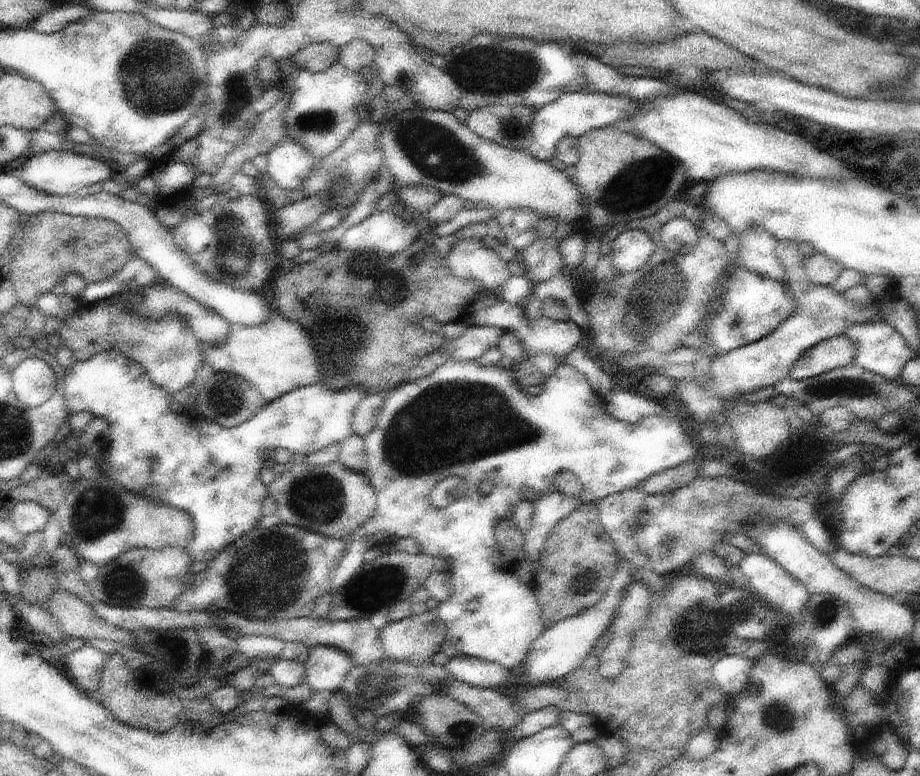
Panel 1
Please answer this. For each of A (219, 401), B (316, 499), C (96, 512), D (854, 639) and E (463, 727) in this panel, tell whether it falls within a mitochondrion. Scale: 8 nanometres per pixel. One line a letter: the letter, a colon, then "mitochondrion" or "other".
A: mitochondrion
B: mitochondrion
C: mitochondrion
D: other
E: mitochondrion

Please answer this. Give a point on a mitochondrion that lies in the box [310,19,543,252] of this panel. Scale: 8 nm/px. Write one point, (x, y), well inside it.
(436, 152)

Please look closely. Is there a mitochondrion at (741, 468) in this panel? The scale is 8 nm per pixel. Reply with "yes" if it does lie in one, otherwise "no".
no

